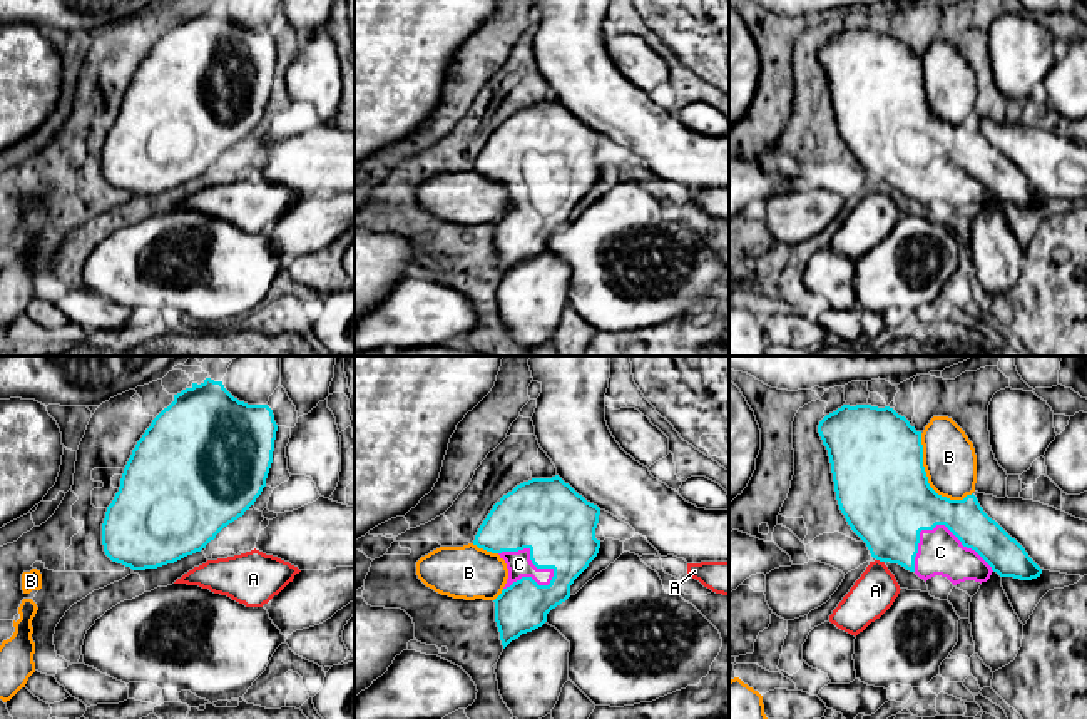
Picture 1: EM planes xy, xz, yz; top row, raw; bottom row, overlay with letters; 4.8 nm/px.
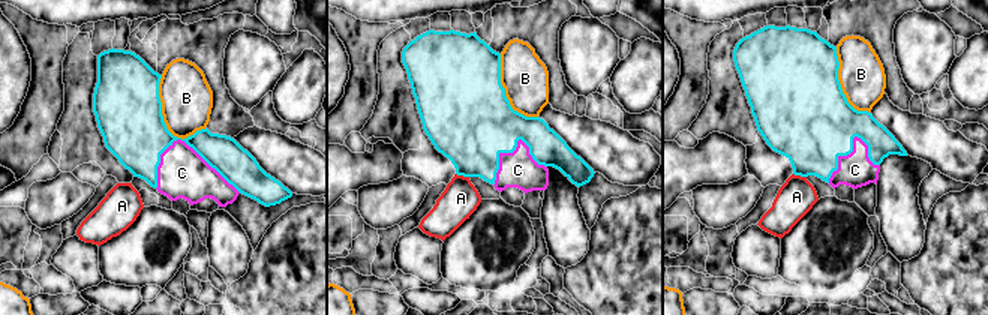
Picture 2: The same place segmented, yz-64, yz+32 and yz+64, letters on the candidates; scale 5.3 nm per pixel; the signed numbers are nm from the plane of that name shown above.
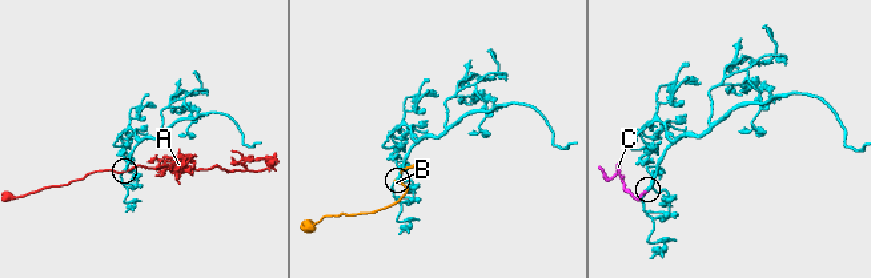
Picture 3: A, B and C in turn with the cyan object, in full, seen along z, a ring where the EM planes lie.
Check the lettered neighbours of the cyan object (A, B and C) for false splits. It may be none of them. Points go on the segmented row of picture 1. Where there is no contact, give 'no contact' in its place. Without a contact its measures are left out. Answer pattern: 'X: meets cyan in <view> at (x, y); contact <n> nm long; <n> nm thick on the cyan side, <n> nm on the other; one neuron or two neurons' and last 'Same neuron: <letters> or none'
A: meets cyan in yz at (882, 560); contact 50 nm long; 380 nm thick on the cyan side, 200 nm on the other; two neurons
B: meets cyan in yz at (927, 480); contact 380 nm long; 440 nm thick on the cyan side, 260 nm on the other; two neurons
C: meets cyan in xz at (530, 554); contact 300 nm long; 360 nm thick on the cyan side, 120 nm on the other; one neuron
Same neuron: C

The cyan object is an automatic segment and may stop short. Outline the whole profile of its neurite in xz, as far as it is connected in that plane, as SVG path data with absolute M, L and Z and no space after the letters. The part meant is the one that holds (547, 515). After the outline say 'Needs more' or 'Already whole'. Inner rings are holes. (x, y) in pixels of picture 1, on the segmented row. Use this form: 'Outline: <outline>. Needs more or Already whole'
Outline: M559 475L532 478L503 495L480 525L473 545L498 553L508 579L495 602L495 622L503 649L547 622L547 614L570 597L570 585L597 557L600 508L587 502Z. Needs more

